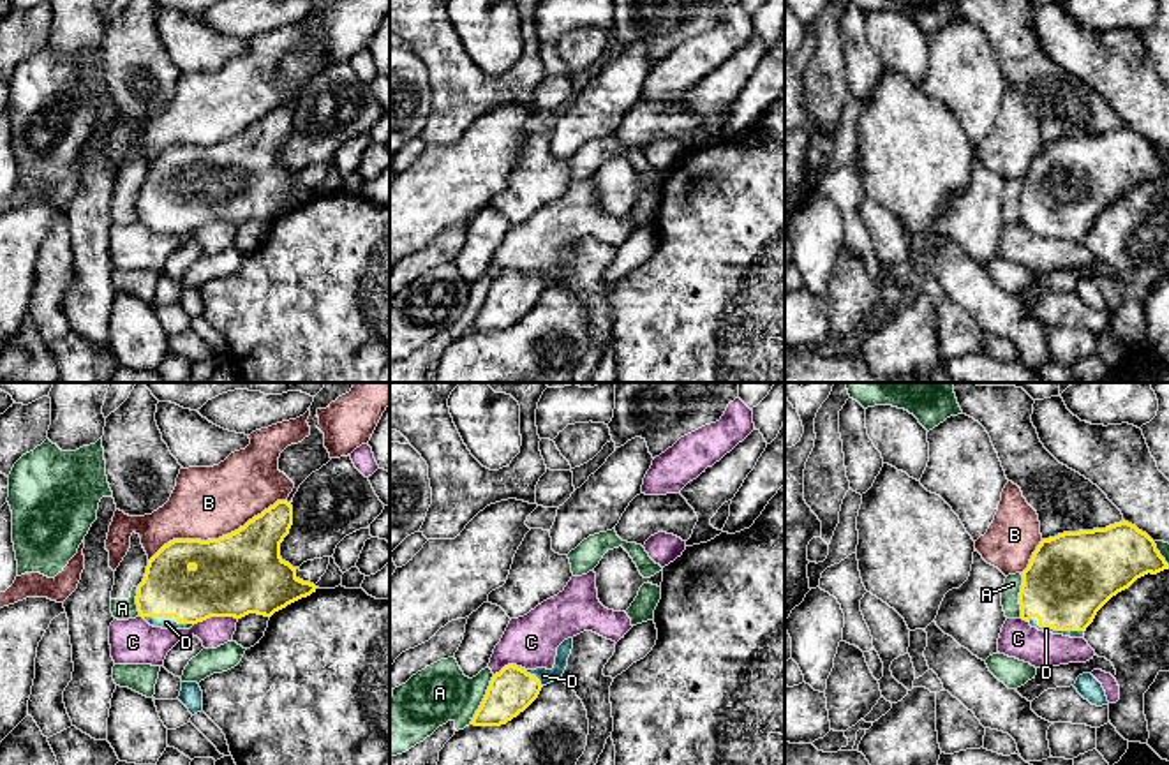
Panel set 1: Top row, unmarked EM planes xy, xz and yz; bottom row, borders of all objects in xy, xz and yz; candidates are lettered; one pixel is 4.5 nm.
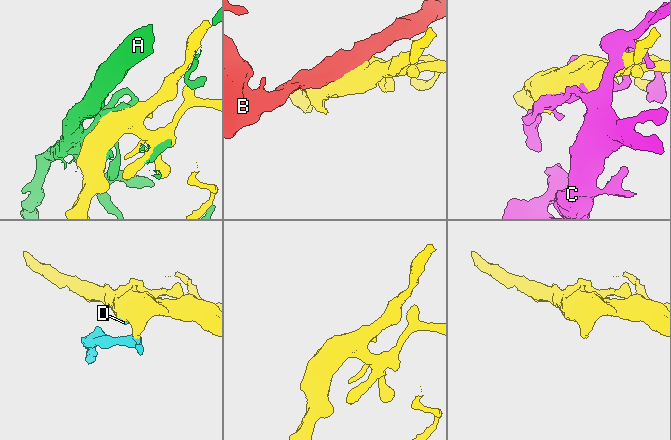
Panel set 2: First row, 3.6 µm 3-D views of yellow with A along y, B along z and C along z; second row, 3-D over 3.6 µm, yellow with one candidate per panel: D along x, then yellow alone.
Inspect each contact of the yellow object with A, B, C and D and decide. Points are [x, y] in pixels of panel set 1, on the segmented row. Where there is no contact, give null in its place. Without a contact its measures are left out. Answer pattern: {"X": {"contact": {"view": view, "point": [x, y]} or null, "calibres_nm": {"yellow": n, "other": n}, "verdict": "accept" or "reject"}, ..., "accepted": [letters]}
{"A": {"contact": {"view": "xz", "point": [483, 700]}, "calibres_nm": {"yellow": 200, "other": 260}, "verdict": "reject"}, "B": {"contact": {"view": "xy", "point": [215, 540]}, "calibres_nm": {"yellow": 380, "other": 320}, "verdict": "reject"}, "C": {"contact": {"view": "xy", "point": [215, 616]}, "calibres_nm": {"yellow": 380, "other": 140}, "verdict": "reject"}, "D": {"contact": {"view": "yz", "point": [1053, 628]}, "calibres_nm": {"yellow": 400, "other": 50}, "verdict": "accept"}, "accepted": ["D"]}

